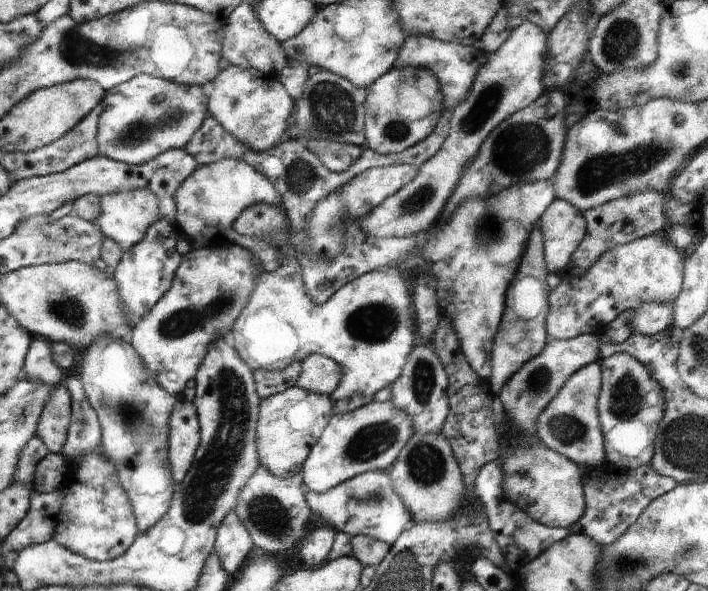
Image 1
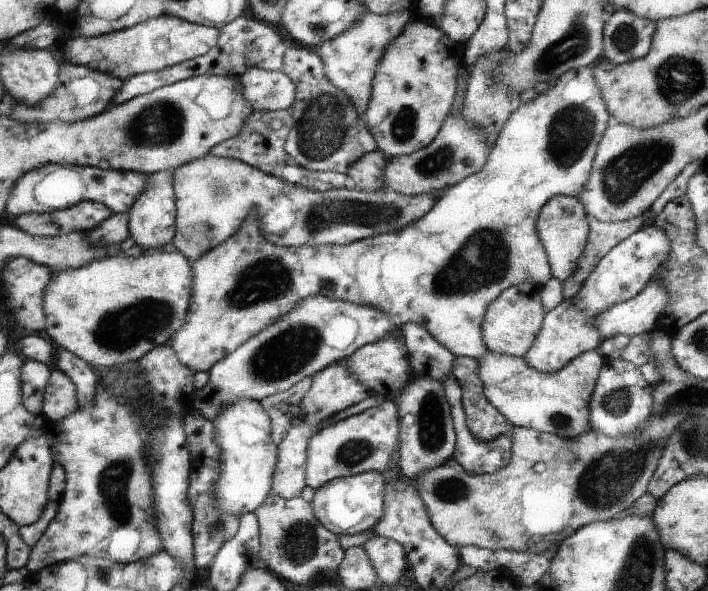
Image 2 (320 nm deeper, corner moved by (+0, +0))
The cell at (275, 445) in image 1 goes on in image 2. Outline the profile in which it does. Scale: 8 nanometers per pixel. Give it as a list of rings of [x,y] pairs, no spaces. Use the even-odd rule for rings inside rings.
[[[337,357],[336,362],[330,363],[326,368],[319,370],[313,376],[313,384],[311,390],[303,398],[303,406],[301,407],[301,414],[296,418],[295,422],[288,430],[287,436],[283,438],[282,442],[278,443],[279,447],[279,462],[274,474],[274,484],[271,486],[272,494],[288,499],[294,497],[300,497],[300,493],[304,490],[306,483],[306,462],[307,462],[307,446],[308,441],[311,440],[315,432],[320,430],[319,422],[325,418],[334,416],[337,412],[346,410],[349,406],[358,404],[361,400],[368,398],[373,392],[369,389],[368,385],[357,377],[356,373],[353,373],[348,365],[345,365],[344,358]]]

